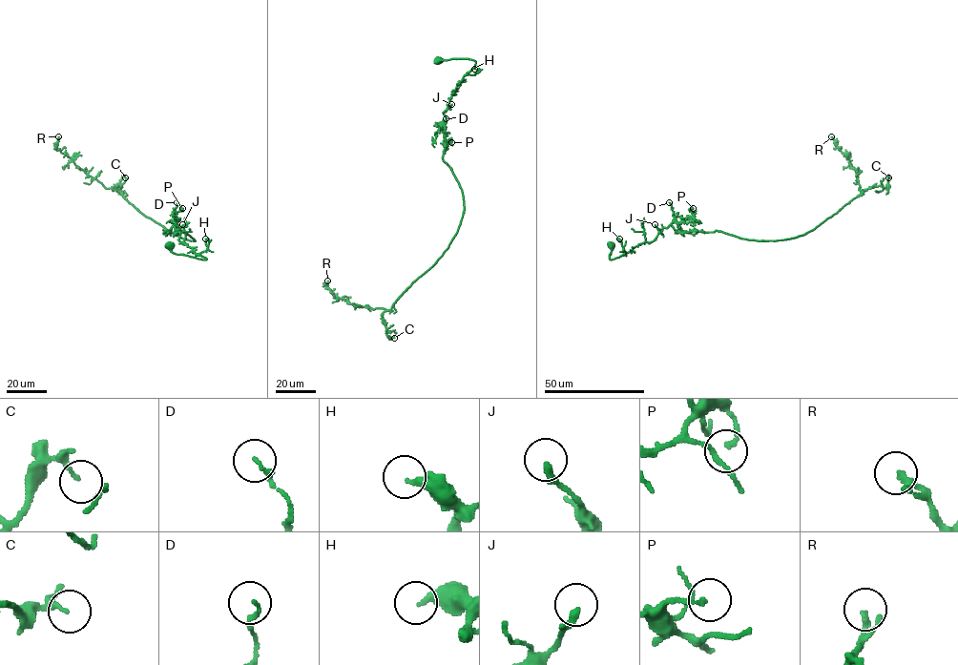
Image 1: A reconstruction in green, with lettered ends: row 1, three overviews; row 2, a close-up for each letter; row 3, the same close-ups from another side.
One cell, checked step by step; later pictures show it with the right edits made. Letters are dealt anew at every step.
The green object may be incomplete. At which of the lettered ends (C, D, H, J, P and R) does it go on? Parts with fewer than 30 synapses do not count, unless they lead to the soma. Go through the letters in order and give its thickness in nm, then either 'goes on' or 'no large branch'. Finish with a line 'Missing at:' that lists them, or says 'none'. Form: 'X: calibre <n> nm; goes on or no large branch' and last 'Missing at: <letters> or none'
C: calibre 120 nm; no large branch
D: calibre 130 nm; no large branch
H: calibre 280 nm; no large branch
J: calibre 240 nm; no large branch
P: calibre 150 nm; no large branch
R: calibre 190 nm; no large branch
Missing at: none

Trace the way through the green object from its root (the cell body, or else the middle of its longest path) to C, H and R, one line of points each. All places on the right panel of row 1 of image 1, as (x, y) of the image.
C: (611, 245), (610, 259), (670, 225), (790, 238), (862, 190), (885, 188), (888, 177)
H: (611, 245), (610, 259), (622, 256), (625, 251), (619, 238)
R: (611, 245), (610, 259), (670, 225), (759, 240), (802, 236), (861, 193), (831, 136)

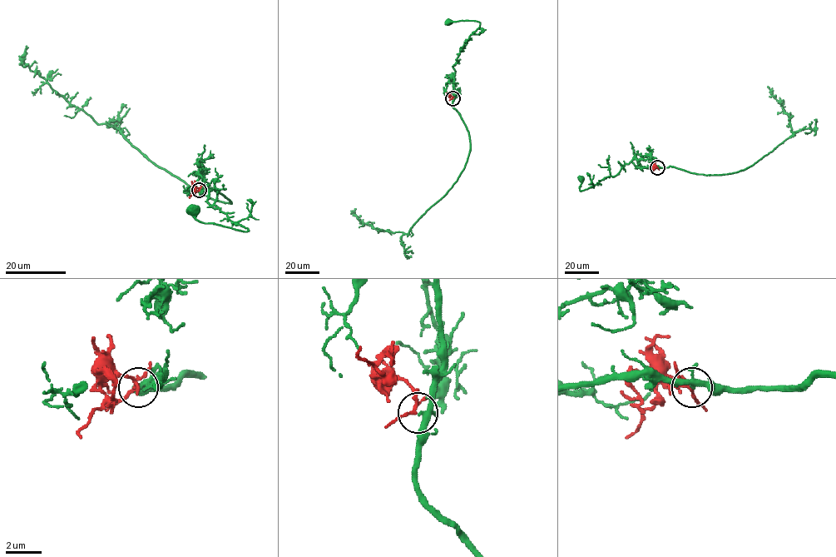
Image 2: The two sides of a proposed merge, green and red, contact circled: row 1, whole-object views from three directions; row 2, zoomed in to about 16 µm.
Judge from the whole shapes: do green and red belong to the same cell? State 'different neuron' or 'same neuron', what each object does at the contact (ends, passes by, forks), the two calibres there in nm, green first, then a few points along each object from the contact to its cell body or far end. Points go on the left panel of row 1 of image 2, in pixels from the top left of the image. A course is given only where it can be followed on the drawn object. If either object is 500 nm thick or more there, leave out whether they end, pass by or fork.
different neuron; green forks there; red forks there; 240 nm thick on the green side, 140 nm on the other; green runs (199, 190), (204, 179), (200, 183), (206, 188), (206, 201), (248, 231), (199, 221), (193, 210); red runs (199, 190), (195, 188), (190, 198)

